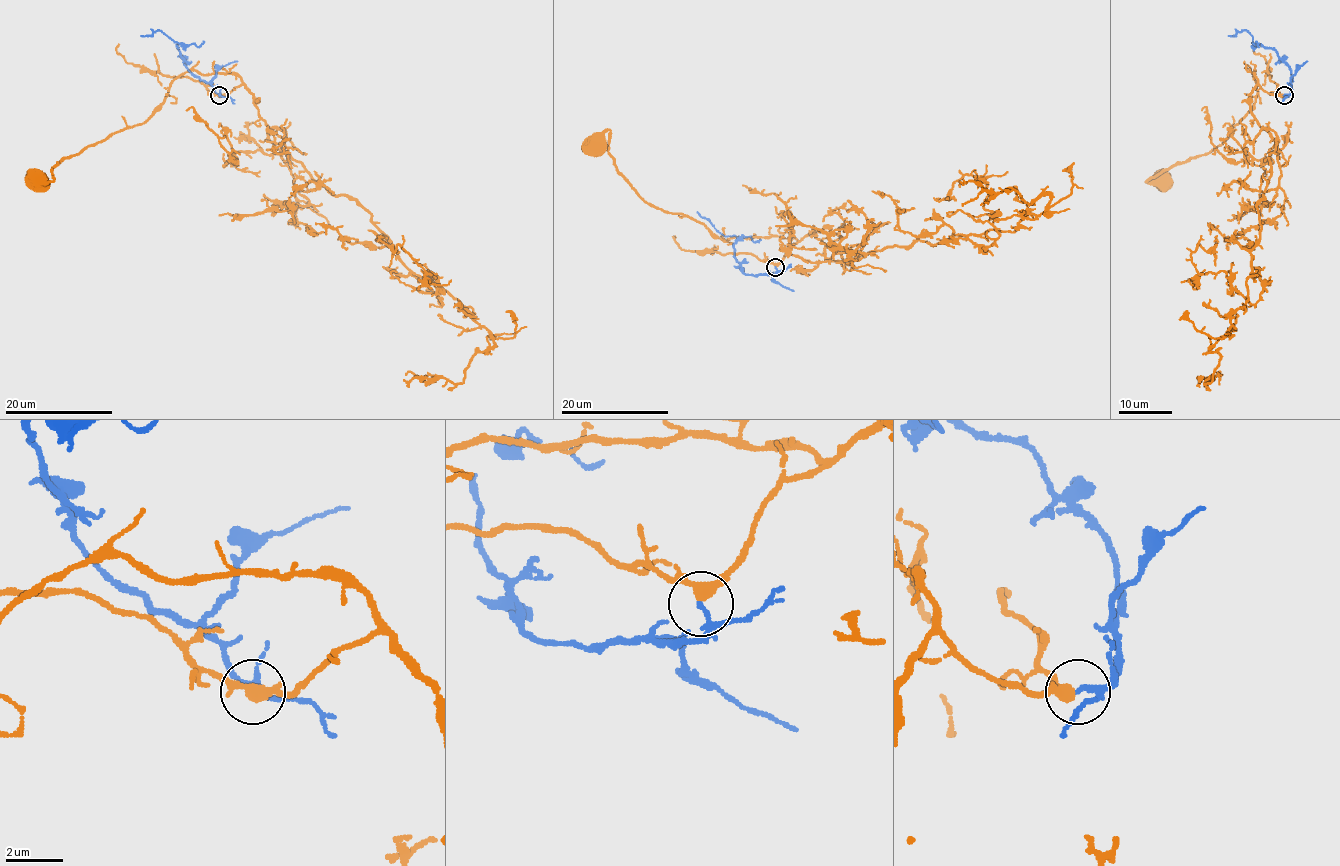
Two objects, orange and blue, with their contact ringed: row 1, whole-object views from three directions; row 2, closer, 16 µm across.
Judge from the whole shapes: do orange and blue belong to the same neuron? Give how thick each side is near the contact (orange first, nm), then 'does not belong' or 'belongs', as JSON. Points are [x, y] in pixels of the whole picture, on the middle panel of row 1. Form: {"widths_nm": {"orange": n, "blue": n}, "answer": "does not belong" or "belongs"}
{"widths_nm": {"orange": 320, "blue": 130}, "answer": "belongs"}

